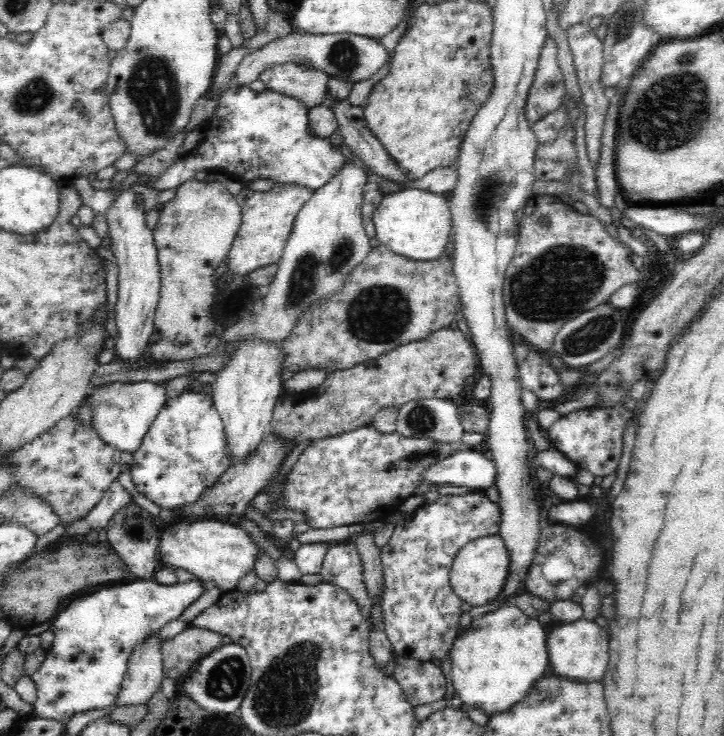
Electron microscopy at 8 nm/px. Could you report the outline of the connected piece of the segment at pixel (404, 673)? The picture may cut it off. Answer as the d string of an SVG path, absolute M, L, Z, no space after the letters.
M394 653L392 680L401 687L408 703L416 709L446 698L446 678L433 661L414 660Z

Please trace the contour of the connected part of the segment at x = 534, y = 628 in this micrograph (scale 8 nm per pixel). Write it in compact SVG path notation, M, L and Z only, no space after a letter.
M507 603L495 612L488 612L480 616L478 620L474 620L454 640L449 653L451 679L462 703L484 711L488 717L493 713L512 708L543 676L544 670L549 665L546 638L546 632L537 618L524 615L524 612L513 603Z

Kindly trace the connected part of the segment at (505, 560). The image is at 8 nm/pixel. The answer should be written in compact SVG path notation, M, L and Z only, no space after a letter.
M498 534L483 536L460 548L452 562L450 585L452 591L472 607L483 606L499 598L510 575L511 553L503 537Z

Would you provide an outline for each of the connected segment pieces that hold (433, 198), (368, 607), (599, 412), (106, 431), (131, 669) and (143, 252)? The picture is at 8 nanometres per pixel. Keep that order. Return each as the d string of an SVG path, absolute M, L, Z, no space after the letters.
M405 186L388 191L374 211L376 239L392 252L406 258L436 260L444 253L451 235L451 212L446 194L434 194L424 189Z
M338 542L326 551L321 575L323 583L346 589L355 598L363 619L370 627L373 602L368 597L362 570L361 558L355 543Z
M618 407L576 410L556 420L546 432L550 446L562 452L578 470L590 470L594 476L608 476L617 469L623 450L625 424Z
M153 382L115 383L94 387L84 400L84 406L89 409L91 426L100 438L122 452L132 452L140 446L146 431L156 418L161 408L166 404L166 389L164 384Z
M154 629L146 638L133 646L127 662L127 671L114 705L138 706L146 704L161 688L163 673L163 644Z
M120 188L114 196L114 204L105 214L108 223L108 237L112 241L111 250L119 266L118 297L115 304L115 322L118 334L114 354L124 363L136 365L139 357L148 350L153 333L155 310L160 294L160 263L153 240L153 230L146 228L144 208L136 204L138 194L130 188Z

